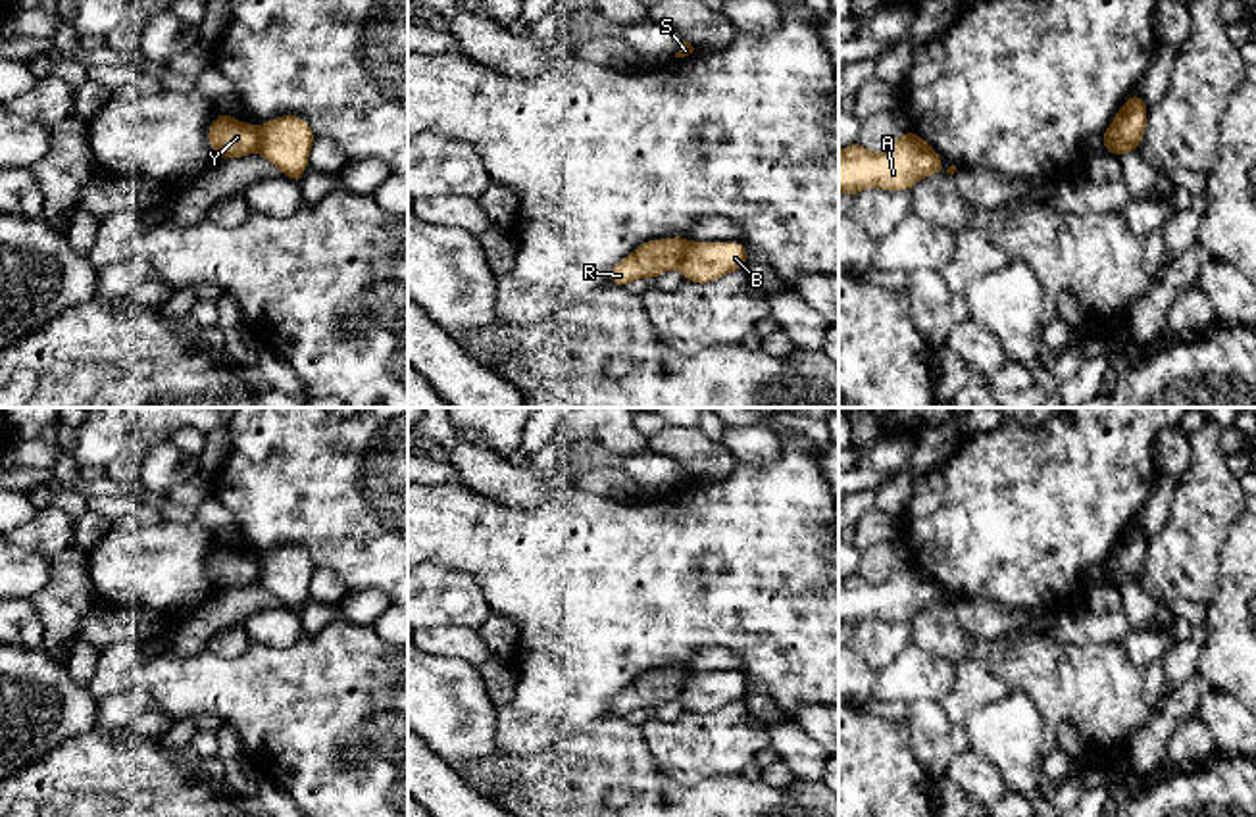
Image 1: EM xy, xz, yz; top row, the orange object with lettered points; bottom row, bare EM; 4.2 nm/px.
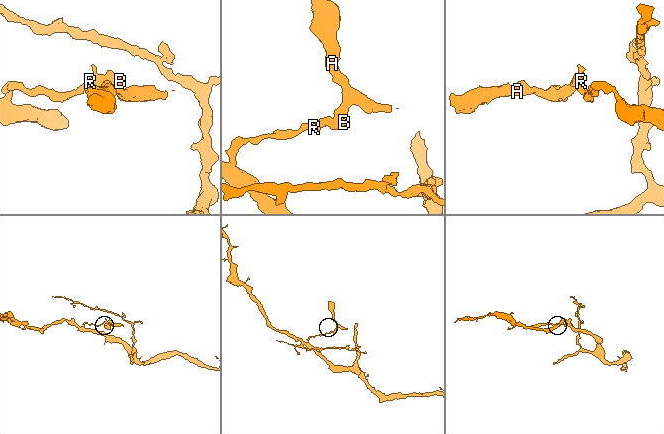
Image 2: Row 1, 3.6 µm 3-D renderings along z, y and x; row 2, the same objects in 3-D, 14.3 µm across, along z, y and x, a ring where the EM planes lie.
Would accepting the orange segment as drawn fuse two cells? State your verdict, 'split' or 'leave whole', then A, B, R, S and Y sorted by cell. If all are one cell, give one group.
split; groups A B S / R Y

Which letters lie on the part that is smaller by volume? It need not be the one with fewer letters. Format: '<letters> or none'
A, B, S

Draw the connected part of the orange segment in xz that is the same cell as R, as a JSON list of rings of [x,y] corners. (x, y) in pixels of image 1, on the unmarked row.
[[[683,667],[646,671],[627,688],[617,692],[608,709],[615,717],[627,717],[635,709],[656,709],[664,702],[681,696],[691,671]]]

